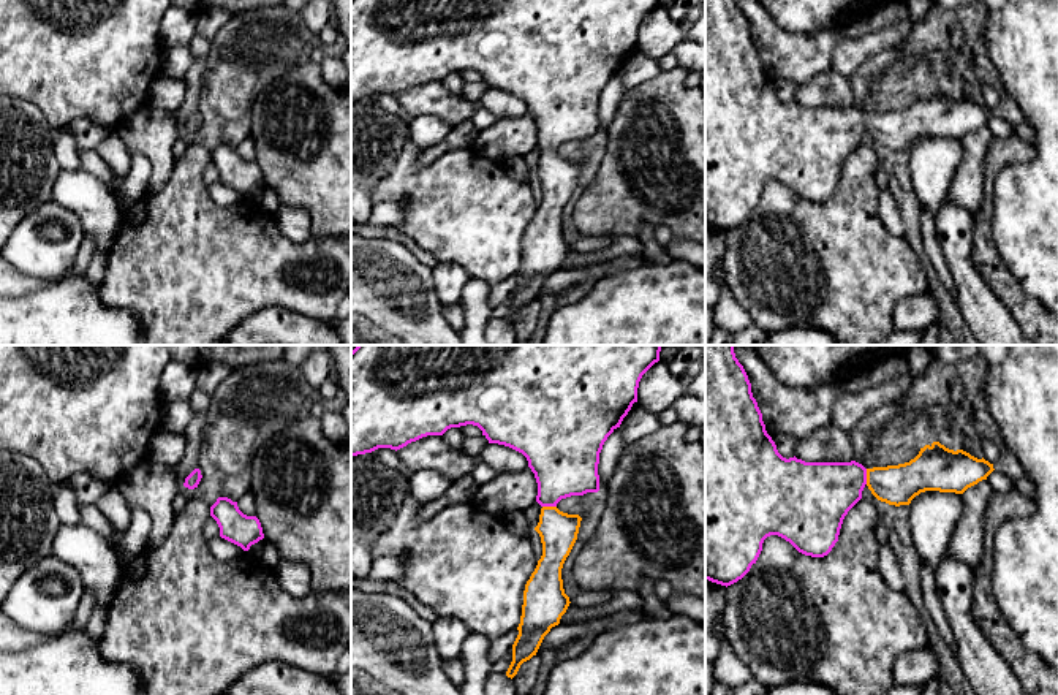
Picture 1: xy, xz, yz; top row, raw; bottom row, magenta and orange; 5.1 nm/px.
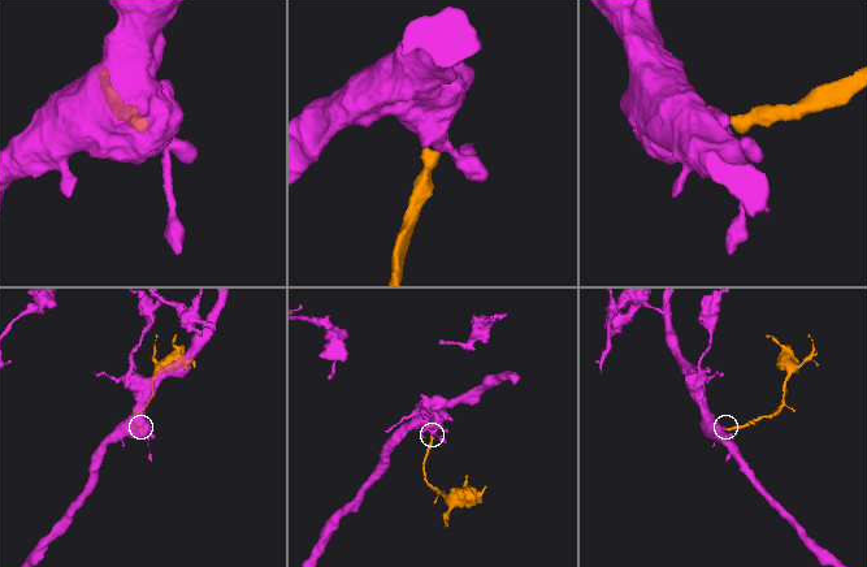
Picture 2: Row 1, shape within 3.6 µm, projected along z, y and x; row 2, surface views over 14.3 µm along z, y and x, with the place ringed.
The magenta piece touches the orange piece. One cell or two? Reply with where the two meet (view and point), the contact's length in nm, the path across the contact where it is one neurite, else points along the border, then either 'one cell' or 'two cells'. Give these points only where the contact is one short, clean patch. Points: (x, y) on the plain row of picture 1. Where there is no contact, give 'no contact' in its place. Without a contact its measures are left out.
contact yz (865, 122); length 80 nm; way yz (819, 140), (851, 122), (865, 122), (895, 130); one cell

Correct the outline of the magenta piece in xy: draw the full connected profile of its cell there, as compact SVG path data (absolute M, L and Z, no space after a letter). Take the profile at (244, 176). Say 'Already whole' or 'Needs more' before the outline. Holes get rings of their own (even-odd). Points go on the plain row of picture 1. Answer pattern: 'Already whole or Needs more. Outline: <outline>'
Already whole. Outline: M218 142L210 152L210 161L220 173L220 182L248 196L251 190L264 184L261 168L256 161L244 160L237 147Z

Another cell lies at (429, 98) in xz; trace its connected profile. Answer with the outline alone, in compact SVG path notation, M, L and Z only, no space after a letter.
M427 81L397 95L413 117L435 116L451 127L471 120L478 103L454 95L441 81Z

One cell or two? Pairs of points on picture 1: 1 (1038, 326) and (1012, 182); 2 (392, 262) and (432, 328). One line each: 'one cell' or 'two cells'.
1: two cells
2: one cell

